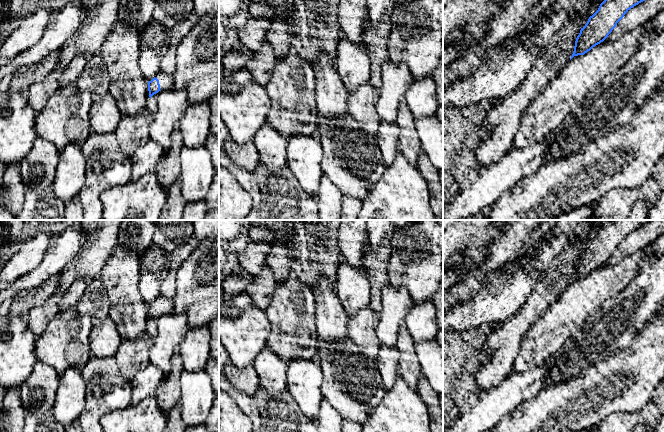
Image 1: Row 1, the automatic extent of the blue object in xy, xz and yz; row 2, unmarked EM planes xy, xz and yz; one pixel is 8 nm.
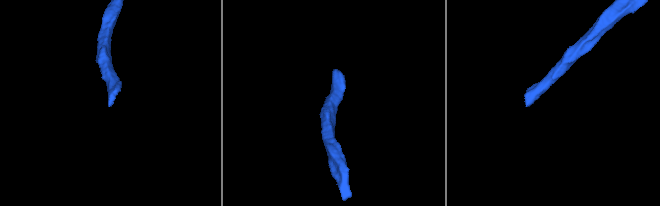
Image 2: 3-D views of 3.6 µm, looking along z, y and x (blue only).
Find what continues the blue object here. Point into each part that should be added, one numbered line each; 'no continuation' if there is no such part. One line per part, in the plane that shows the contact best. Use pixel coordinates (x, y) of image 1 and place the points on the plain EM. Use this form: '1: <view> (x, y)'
1: xy (166, 305)

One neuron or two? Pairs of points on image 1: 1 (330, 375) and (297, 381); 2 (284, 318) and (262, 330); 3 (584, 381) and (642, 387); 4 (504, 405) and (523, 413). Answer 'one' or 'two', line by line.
1: two
2: two
3: one
4: two

